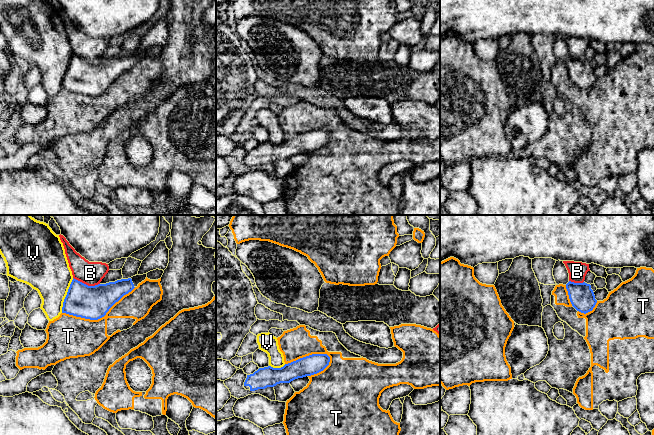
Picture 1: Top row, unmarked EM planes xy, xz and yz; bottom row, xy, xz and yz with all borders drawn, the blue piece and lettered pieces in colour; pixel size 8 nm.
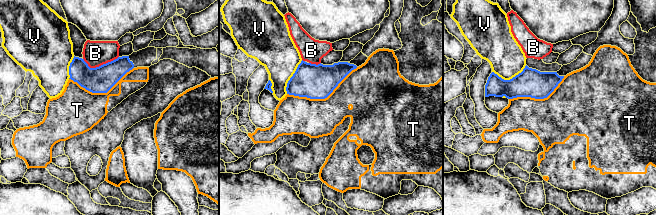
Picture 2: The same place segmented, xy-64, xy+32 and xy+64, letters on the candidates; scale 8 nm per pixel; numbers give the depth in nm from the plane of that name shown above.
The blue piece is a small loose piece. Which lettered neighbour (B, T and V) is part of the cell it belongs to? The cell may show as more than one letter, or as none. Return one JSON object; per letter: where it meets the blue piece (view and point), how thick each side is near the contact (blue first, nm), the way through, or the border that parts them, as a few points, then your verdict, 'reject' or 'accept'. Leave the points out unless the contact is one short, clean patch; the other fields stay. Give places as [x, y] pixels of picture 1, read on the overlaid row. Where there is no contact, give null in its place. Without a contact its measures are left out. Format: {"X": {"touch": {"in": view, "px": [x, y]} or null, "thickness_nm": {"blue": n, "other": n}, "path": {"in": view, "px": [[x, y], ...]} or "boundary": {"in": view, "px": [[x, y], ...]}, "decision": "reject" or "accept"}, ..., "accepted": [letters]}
{"B": {"touch": {"in": "xy", "px": [85, 284]}, "thickness_nm": {"blue": 280, "other": 190}, "boundary": {"in": "xy", "px": [[73, 277], [88, 285], [99, 284]]}, "decision": "reject"}, "T": {"touch": {"in": "xy", "px": [99, 318]}, "thickness_nm": {"blue": 280, "other": 320}, "decision": "reject"}, "V": {"touch": {"in": "xy", "px": [66, 295]}, "thickness_nm": {"blue": 280, "other": 360}, "decision": "reject"}, "accepted": []}

